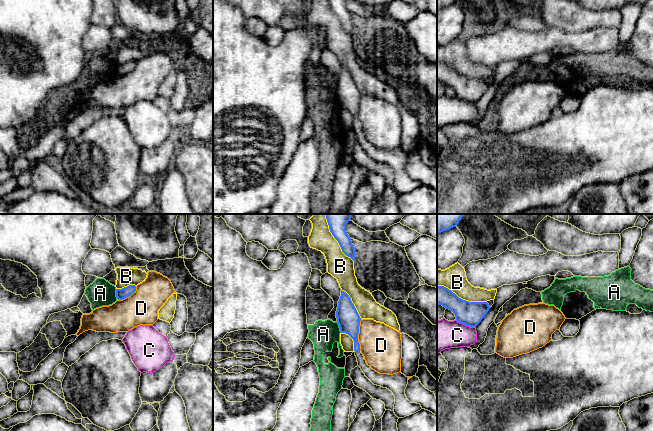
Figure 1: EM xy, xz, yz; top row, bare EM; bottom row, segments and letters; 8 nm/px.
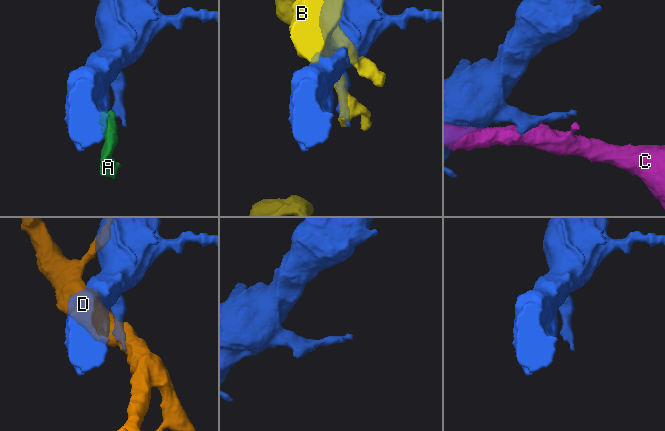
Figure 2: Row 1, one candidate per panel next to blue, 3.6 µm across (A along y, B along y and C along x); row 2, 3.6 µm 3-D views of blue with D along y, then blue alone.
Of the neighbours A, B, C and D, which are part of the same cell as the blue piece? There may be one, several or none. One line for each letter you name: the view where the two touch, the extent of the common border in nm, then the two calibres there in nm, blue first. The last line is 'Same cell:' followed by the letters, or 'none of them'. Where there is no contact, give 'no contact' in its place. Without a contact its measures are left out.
Same cell: none of them

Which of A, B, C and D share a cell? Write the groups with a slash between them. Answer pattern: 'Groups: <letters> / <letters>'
Groups: A / B / C / D

